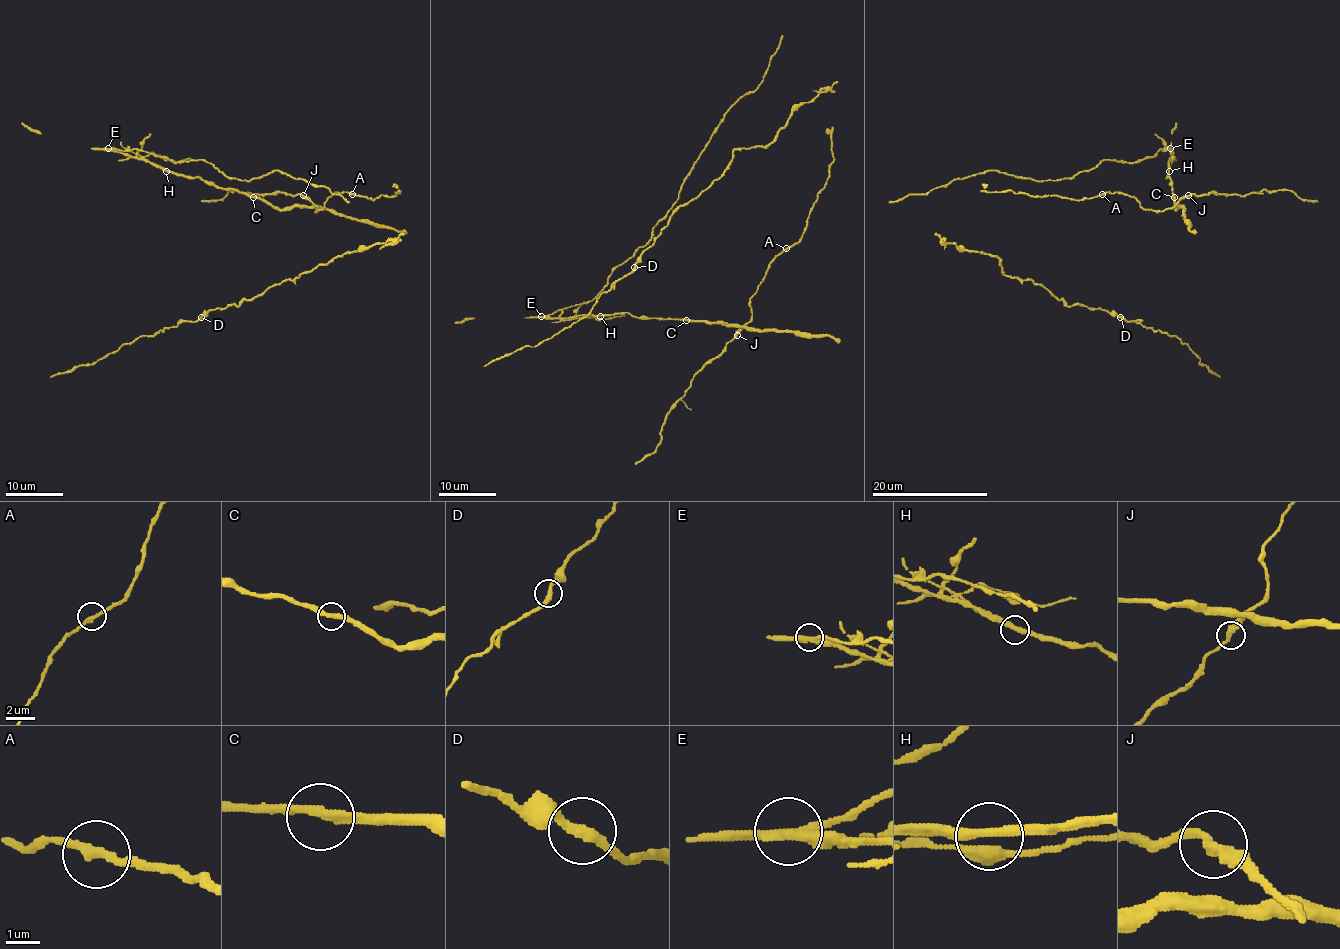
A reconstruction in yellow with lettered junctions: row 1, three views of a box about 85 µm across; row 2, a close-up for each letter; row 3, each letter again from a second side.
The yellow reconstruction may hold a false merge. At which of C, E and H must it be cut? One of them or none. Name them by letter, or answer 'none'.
E

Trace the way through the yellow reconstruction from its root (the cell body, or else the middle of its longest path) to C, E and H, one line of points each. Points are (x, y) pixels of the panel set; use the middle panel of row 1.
C: (787, 250), (783, 250), (770, 264), (765, 277), (750, 300), (751, 319), (744, 326), (686, 320)
E: (787, 250), (770, 264), (750, 300), (751, 319), (744, 326), (636, 317), (628, 313), (542, 316)
H: (787, 250), (770, 264), (750, 300), (751, 319), (744, 326), (636, 317), (628, 313), (600, 316)

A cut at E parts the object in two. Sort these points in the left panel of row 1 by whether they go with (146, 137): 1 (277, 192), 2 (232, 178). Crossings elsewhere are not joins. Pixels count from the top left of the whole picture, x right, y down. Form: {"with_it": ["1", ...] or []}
{"with_it": ["1", "2"]}

